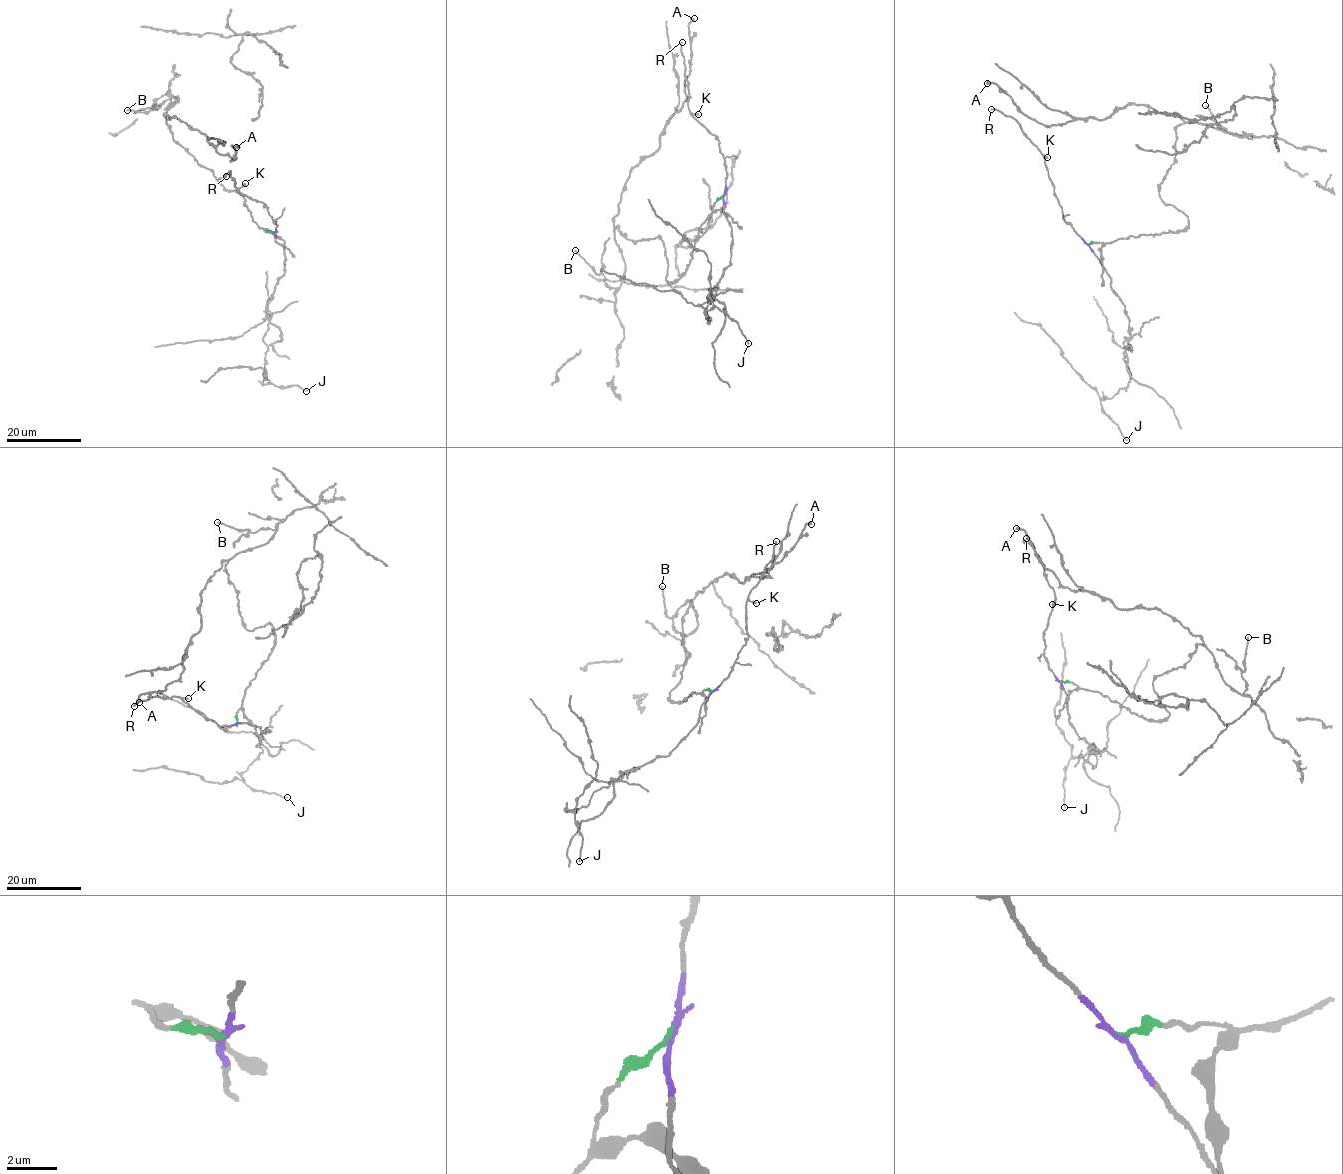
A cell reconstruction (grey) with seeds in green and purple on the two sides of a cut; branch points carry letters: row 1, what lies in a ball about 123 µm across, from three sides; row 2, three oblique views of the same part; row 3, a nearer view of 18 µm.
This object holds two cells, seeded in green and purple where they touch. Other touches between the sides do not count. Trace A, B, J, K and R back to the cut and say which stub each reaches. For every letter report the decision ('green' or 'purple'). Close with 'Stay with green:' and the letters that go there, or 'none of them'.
A: green
B: green
J: purple
K: purple
R: purple
Stay with green: A, B

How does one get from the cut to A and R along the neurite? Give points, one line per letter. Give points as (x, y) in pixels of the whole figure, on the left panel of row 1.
A: (274, 233), (173, 138), (164, 114), (232, 161), (237, 147)
R: (274, 233), (276, 222), (268, 207), (239, 191), (229, 171), (226, 176)

